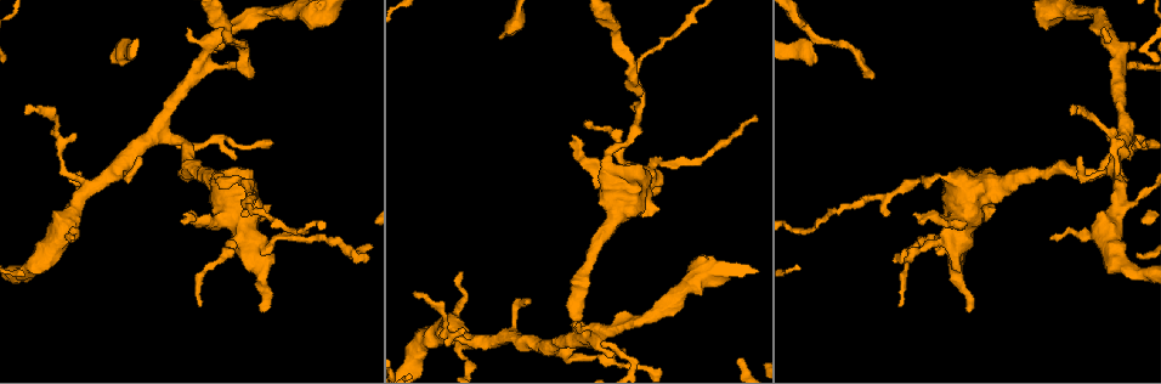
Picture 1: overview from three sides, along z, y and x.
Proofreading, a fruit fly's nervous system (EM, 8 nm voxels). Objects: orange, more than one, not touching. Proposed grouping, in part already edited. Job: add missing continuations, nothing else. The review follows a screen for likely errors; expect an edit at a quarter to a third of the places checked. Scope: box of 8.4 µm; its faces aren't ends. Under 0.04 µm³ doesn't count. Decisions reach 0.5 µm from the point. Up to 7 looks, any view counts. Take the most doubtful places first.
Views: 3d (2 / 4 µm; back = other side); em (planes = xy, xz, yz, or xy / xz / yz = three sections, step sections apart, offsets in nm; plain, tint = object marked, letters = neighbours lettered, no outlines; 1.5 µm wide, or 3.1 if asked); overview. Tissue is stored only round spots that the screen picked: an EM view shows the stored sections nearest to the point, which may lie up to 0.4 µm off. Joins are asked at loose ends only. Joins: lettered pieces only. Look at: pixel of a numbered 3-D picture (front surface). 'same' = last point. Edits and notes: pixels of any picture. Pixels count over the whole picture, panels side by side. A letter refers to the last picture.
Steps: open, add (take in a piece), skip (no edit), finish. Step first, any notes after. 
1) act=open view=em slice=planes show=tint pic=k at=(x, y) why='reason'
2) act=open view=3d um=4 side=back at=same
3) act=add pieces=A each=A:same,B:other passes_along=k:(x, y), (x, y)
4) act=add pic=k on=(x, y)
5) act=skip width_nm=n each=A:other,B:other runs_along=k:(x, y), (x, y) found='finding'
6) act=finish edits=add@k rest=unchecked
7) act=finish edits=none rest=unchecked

act=open view=em slice=yz step=4 show=letters pic=1 at=(71, 239) why='an open end'

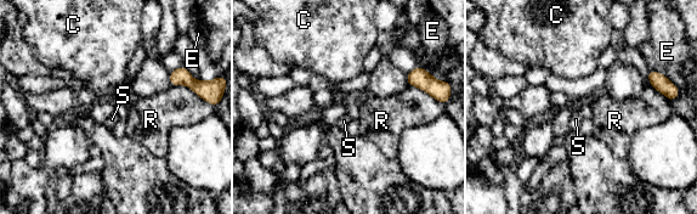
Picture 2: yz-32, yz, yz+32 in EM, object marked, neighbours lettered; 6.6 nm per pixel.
act=open view=em slice=planes show=letters at=same

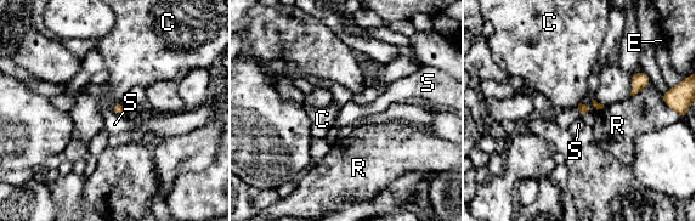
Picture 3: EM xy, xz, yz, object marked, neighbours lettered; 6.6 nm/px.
act=skip each=C:other,E:other,R:other,S:other border=3:(111, 109), (119, 115) found='no lettered piece goes on from it'

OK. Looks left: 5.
act=open view=3d um=2 pic=1 at=(657, 210) why='stops while still wide'

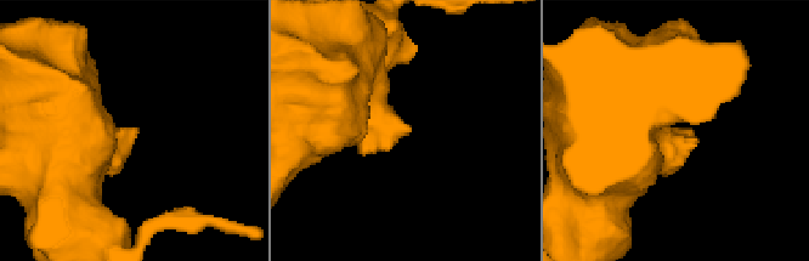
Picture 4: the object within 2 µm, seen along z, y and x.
act=open view=em slice=planes show=plain pic=4 at=(675, 130) why='need the tissue'

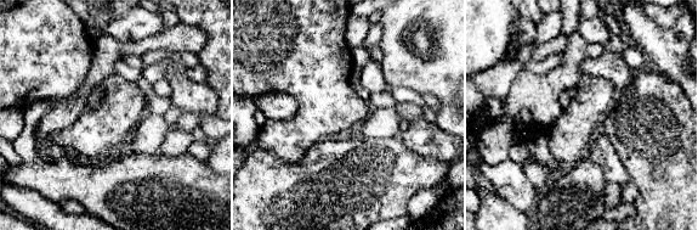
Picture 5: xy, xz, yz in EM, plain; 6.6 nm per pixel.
act=open view=em slice=planes show=letters at=same why='see the neighbours'

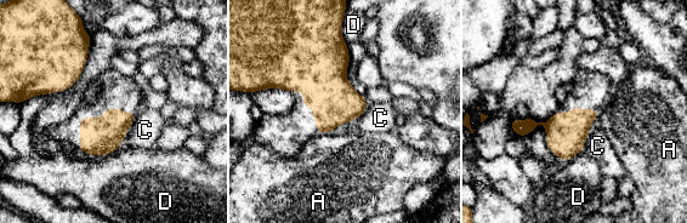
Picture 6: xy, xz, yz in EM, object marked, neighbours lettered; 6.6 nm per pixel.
act=skip each=A:other,C:other,D:other border=6:(119, 148), (92, 156) found='none of them fits'

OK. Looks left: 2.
act=open view=em slice=planes show=tint pic=1 at=(882, 214) why='an open end'

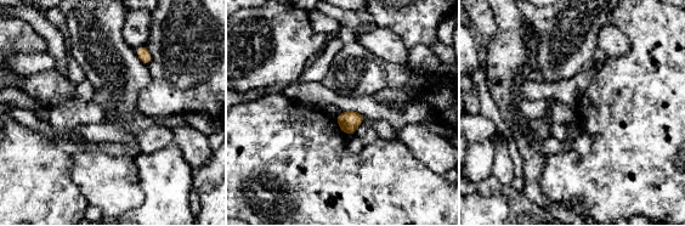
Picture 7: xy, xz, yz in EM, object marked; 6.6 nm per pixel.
act=open view=em slice=planes show=letters at=same

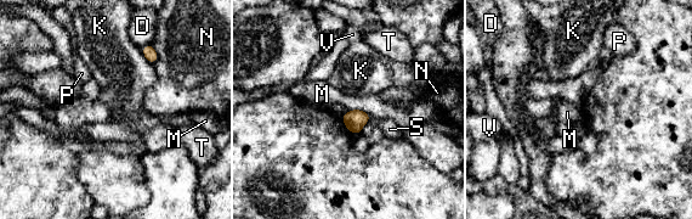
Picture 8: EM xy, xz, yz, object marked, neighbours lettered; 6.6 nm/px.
act=skip each=D:other,K:other,M:other,N:other,P:other,S:other,T:other,V:other border=8:(349, 110), (363, 110), (372, 116) found='no lettered piece goes on from it'

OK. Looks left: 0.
act=finish edits=none rest=unchecked

